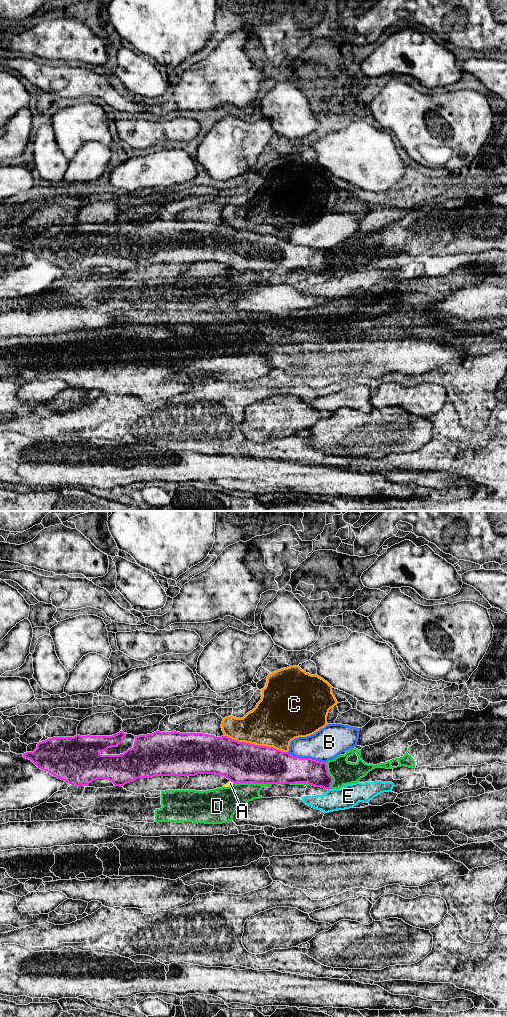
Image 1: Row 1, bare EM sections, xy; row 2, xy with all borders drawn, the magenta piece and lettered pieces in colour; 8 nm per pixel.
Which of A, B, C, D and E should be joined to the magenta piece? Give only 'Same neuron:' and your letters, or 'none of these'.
Same neuron: none of these

